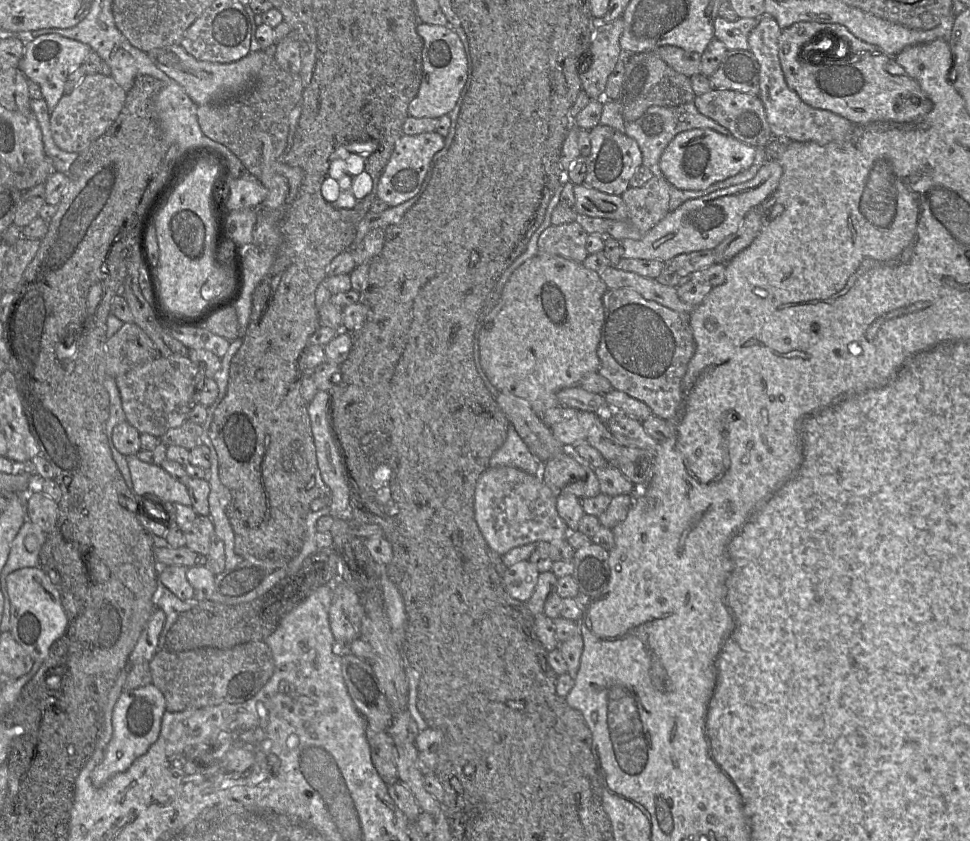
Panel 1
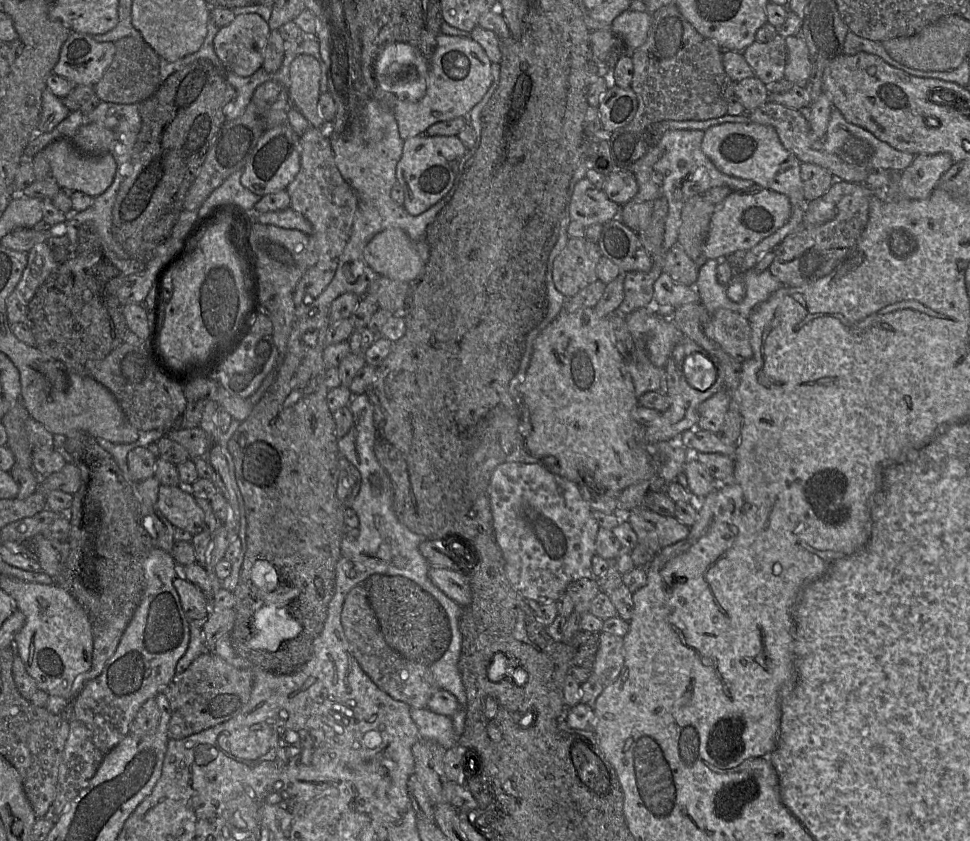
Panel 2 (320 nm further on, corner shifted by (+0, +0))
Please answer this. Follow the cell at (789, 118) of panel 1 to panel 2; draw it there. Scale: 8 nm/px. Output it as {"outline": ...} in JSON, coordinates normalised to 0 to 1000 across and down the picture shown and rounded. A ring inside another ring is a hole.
{"outline":[[[861,127],[857,131],[853,156],[847,166],[853,181],[864,185],[875,196],[896,203],[930,205],[939,196],[943,188],[943,184],[925,178],[903,164],[898,157],[874,145]]]}

